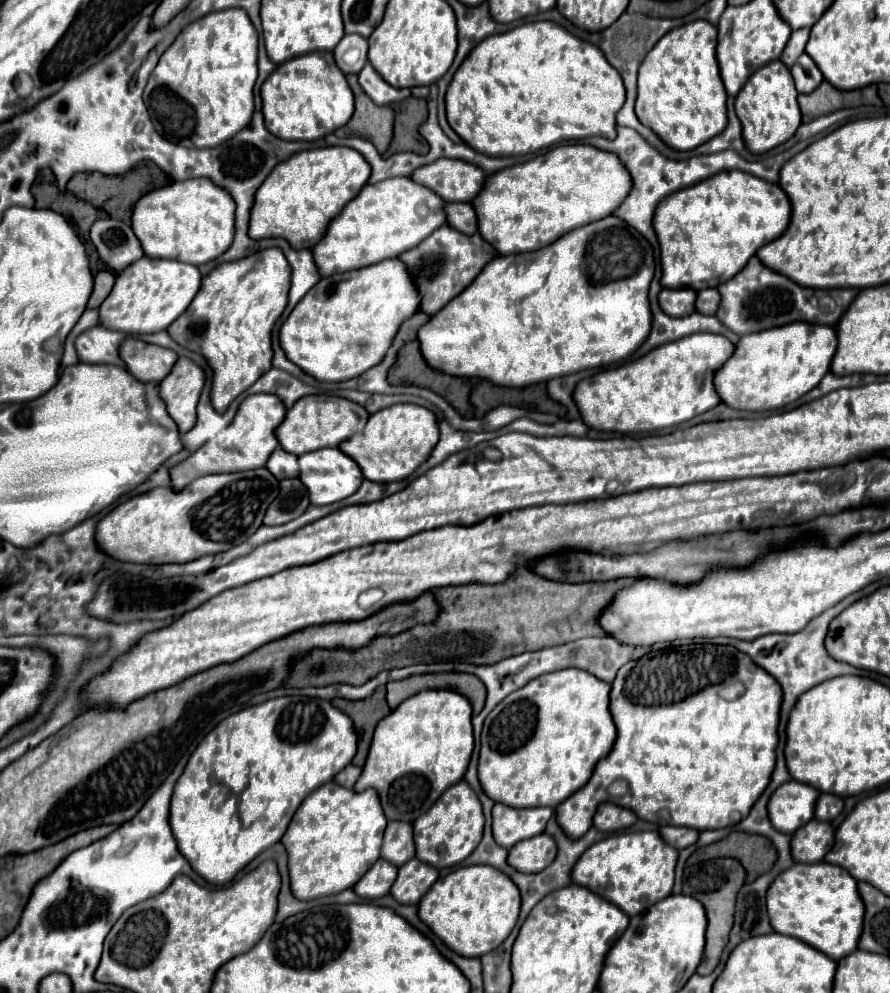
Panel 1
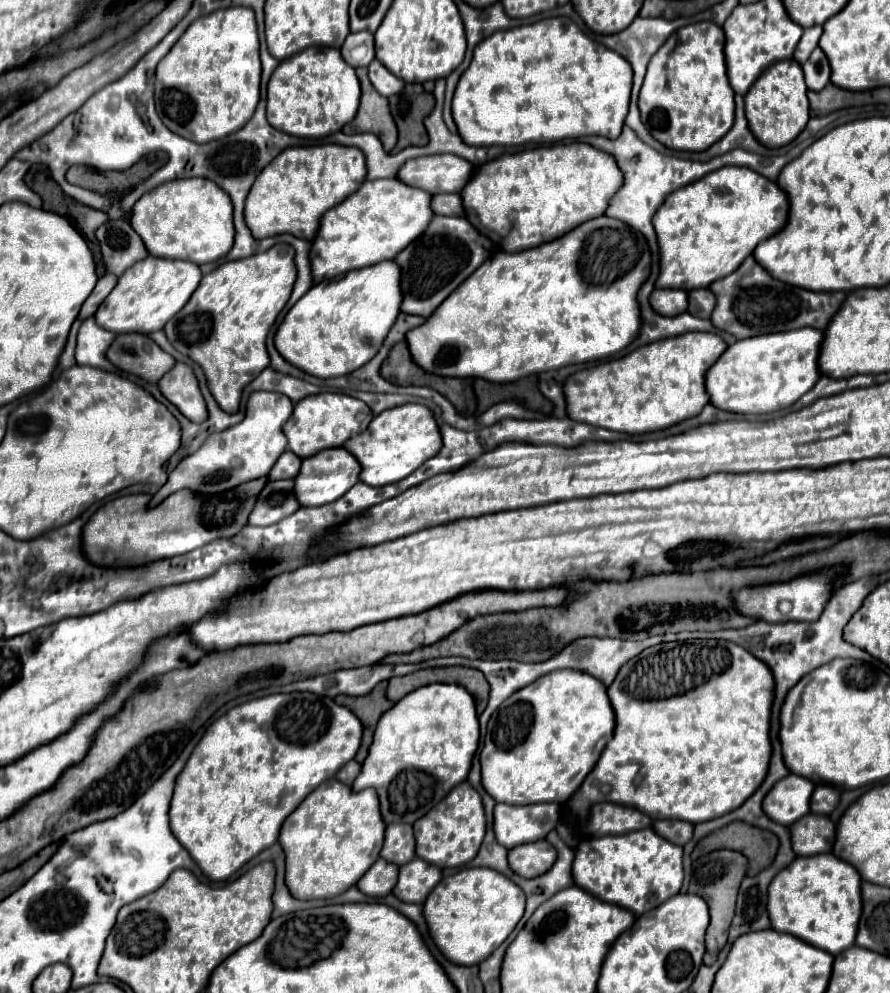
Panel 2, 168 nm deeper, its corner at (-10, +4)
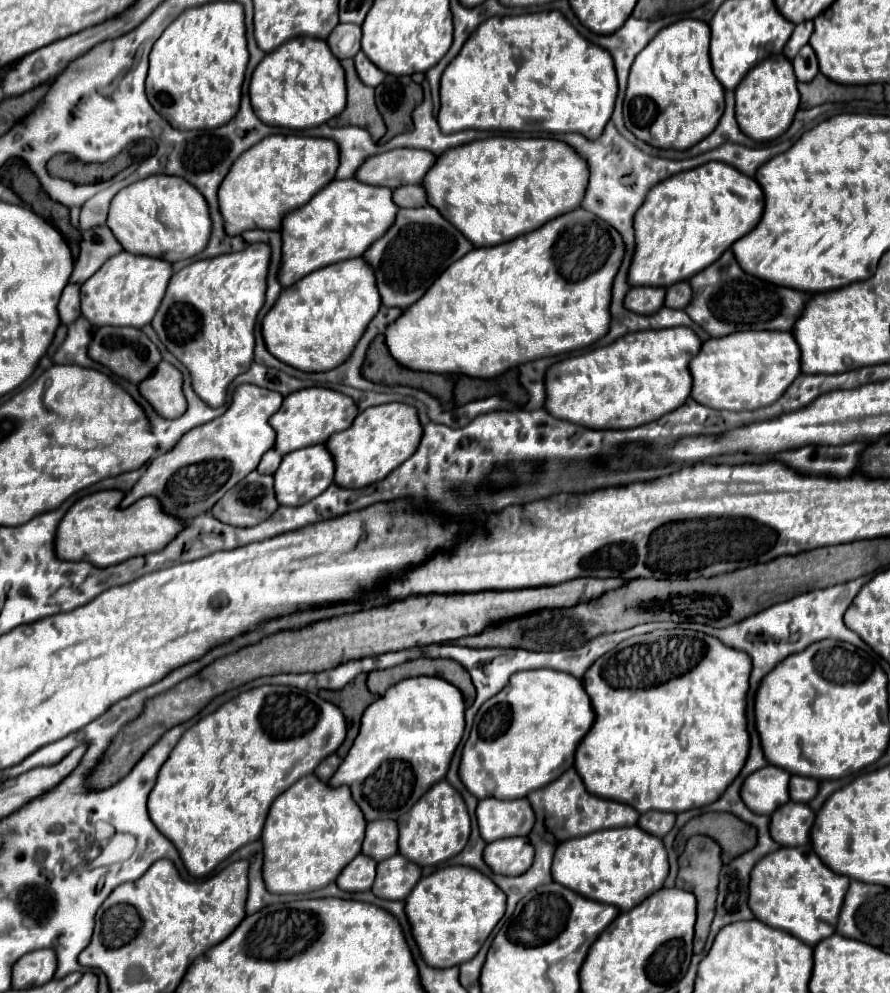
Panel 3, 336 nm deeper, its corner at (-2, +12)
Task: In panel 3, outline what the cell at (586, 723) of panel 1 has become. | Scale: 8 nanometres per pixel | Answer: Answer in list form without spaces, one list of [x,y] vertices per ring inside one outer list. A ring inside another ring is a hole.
[[[534,669],[534,671],[518,671],[512,675],[510,683],[504,687],[508,689],[508,703],[512,709],[512,723],[500,737],[486,741],[478,735],[476,719],[474,727],[470,731],[470,737],[462,751],[462,763],[460,763],[460,779],[468,787],[472,795],[478,799],[484,797],[496,797],[496,799],[520,799],[526,797],[532,791],[538,791],[546,787],[548,783],[556,781],[564,771],[568,771],[574,765],[574,755],[584,739],[584,735],[590,731],[590,725],[594,723],[594,709],[588,693],[582,687],[580,679],[574,679],[574,675],[566,675],[564,671],[554,669]]]

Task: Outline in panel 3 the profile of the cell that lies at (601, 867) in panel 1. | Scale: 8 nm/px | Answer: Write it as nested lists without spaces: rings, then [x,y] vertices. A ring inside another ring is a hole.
[[[636,825],[604,829],[562,841],[558,843],[552,863],[552,877],[556,883],[570,887],[582,897],[614,905],[620,911],[630,911],[654,891],[662,889],[668,871],[668,853],[662,839],[642,831]]]

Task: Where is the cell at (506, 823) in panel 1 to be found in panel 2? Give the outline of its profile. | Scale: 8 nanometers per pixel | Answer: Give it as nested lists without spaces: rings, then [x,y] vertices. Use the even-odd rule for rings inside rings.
[[[498,803],[494,807],[494,835],[496,841],[506,849],[544,839],[558,821],[558,803],[540,803],[526,807]]]

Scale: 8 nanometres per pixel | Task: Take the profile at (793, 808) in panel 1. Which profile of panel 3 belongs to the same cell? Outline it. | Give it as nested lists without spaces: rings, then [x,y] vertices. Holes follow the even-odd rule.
[[[774,765],[758,769],[744,781],[740,793],[742,801],[758,815],[772,815],[778,807],[782,807],[782,803],[790,801],[786,791],[790,777],[792,775],[786,775],[786,771]]]

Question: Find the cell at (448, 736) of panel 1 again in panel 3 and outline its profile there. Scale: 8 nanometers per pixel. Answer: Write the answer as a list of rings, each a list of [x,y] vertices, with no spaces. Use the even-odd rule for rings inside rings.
[[[414,677],[392,685],[362,715],[360,733],[342,765],[328,781],[332,787],[348,785],[354,801],[362,809],[366,821],[398,819],[404,815],[434,783],[442,781],[450,769],[452,755],[464,735],[464,697],[458,687],[440,677]]]

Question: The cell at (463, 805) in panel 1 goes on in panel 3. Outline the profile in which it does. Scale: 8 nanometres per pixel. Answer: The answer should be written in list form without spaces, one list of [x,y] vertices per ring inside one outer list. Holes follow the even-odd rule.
[[[444,779],[438,781],[418,803],[398,819],[400,839],[398,839],[398,853],[406,859],[418,863],[420,867],[426,865],[440,865],[454,855],[458,855],[470,837],[470,815],[462,795]]]

